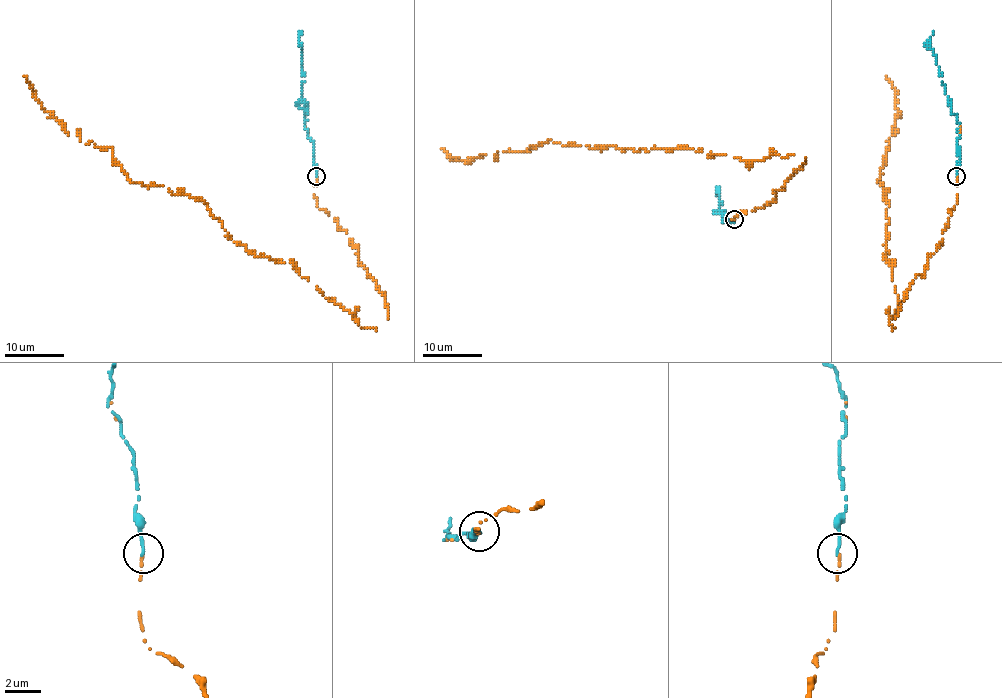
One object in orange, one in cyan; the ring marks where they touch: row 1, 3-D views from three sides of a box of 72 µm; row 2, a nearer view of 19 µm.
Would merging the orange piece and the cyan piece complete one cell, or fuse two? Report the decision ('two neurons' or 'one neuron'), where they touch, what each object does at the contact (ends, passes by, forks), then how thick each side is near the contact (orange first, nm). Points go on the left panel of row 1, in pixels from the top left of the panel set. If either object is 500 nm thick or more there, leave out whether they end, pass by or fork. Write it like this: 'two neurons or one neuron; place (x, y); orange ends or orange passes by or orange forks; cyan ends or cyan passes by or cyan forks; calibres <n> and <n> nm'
one neuron; place (316, 176); orange ends; cyan ends; calibres 160 and 180 nm

